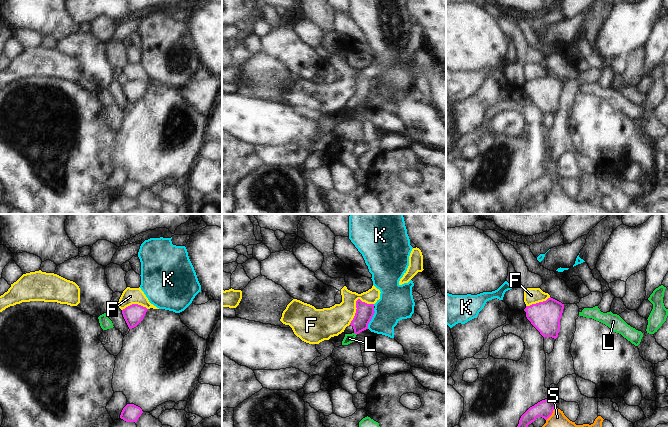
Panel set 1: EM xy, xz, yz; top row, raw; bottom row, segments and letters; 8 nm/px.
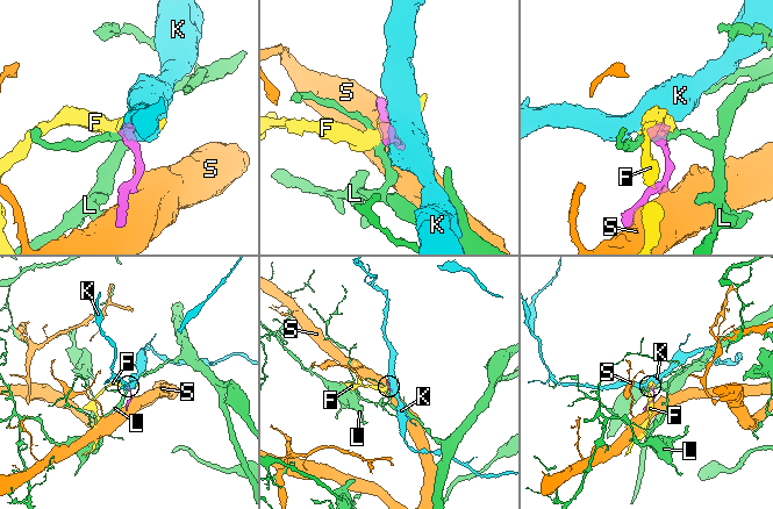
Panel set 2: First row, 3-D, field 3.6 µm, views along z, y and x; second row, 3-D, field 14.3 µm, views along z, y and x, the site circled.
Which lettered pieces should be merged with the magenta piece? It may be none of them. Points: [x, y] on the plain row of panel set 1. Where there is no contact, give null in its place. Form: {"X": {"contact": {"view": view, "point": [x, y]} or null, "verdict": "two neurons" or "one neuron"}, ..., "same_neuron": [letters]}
{"F": {"contact": {"view": "xz", "point": [356, 80]}, "verdict": "two neurons"}, "K": {"contact": {"view": "xz", "point": [371, 94]}, "verdict": "two neurons"}, "L": {"contact": {"view": "xz", "point": [355, 109]}, "verdict": "two neurons"}, "S": {"contact": {"view": "yz", "point": [552, 188]}, "verdict": "two neurons"}, "same_neuron": []}

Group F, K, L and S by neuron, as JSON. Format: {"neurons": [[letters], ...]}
{"neurons": [["F"], ["K"], ["L"], ["S"]]}

